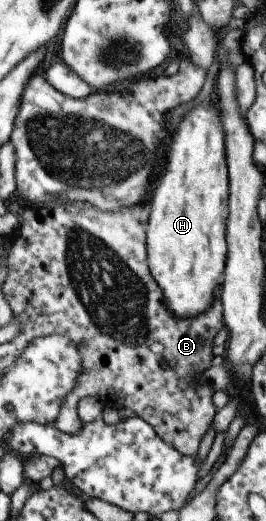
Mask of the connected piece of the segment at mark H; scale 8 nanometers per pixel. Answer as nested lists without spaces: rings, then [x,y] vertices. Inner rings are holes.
[[[195,106],[182,116],[181,122],[167,140],[167,168],[153,194],[153,210],[147,222],[148,261],[152,275],[163,289],[169,312],[184,319],[207,312],[222,294],[221,276],[228,262],[228,218],[230,213],[230,180],[227,170],[227,137],[219,110]]]

